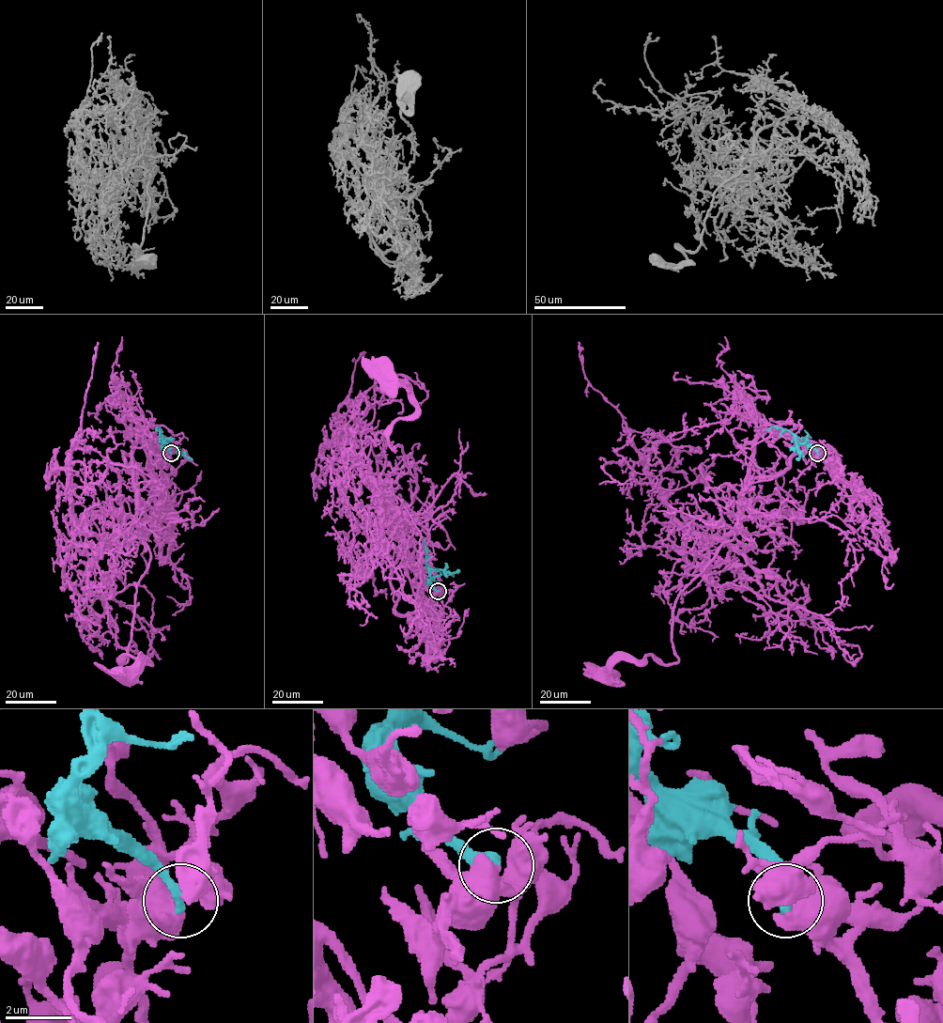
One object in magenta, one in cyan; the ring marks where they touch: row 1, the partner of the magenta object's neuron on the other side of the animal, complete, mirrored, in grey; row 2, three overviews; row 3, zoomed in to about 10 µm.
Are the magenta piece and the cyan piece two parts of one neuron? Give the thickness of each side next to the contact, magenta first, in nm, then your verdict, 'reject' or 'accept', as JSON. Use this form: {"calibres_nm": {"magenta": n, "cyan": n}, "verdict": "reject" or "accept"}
{"calibres_nm": {"magenta": 480, "cyan": 340}, "verdict": "accept"}

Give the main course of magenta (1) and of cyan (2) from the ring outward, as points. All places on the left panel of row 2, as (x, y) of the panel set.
1: (170, 453), (146, 429), (135, 442), (132, 534), (150, 560), (121, 664), (148, 658), (118, 674)
2: (171, 453), (163, 445), (158, 426), (157, 430)

